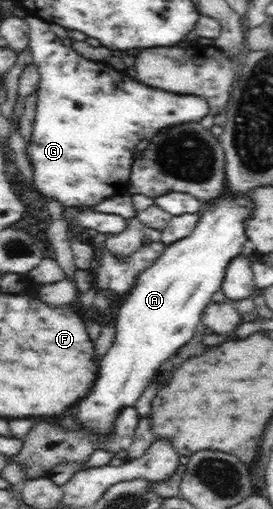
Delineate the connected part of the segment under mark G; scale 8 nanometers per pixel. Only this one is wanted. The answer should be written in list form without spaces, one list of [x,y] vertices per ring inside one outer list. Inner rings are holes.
[[[26,16],[30,26],[28,46],[40,74],[37,88],[35,119],[27,149],[23,152],[33,172],[35,190],[60,202],[63,206],[93,206],[103,198],[127,191],[133,152],[141,140],[151,141],[161,130],[185,122],[200,122],[208,115],[208,102],[195,95],[182,95],[153,88],[137,80],[131,72],[114,69],[107,62],[93,61],[77,53],[76,47],[63,45],[51,29],[50,23],[35,16]]]

